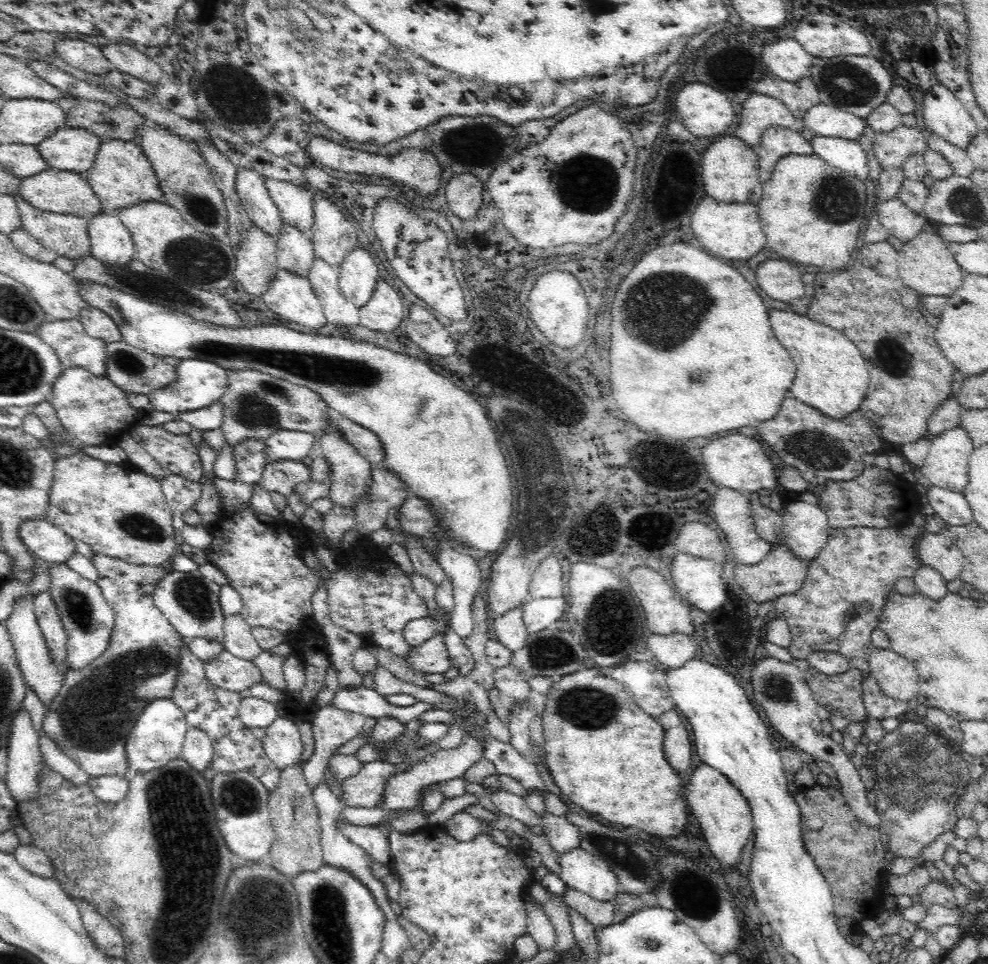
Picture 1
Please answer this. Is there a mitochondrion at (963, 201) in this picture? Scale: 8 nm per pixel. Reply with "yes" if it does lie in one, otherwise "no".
yes

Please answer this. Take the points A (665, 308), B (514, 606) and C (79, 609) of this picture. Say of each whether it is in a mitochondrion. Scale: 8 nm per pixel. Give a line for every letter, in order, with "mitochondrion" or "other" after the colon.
A: mitochondrion
B: other
C: mitochondrion

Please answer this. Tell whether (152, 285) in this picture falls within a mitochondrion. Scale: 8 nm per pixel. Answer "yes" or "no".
yes

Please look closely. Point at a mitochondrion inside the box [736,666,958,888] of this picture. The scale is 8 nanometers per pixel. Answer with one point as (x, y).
(778, 688)

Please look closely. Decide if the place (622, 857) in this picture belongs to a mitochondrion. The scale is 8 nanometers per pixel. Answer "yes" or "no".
yes

